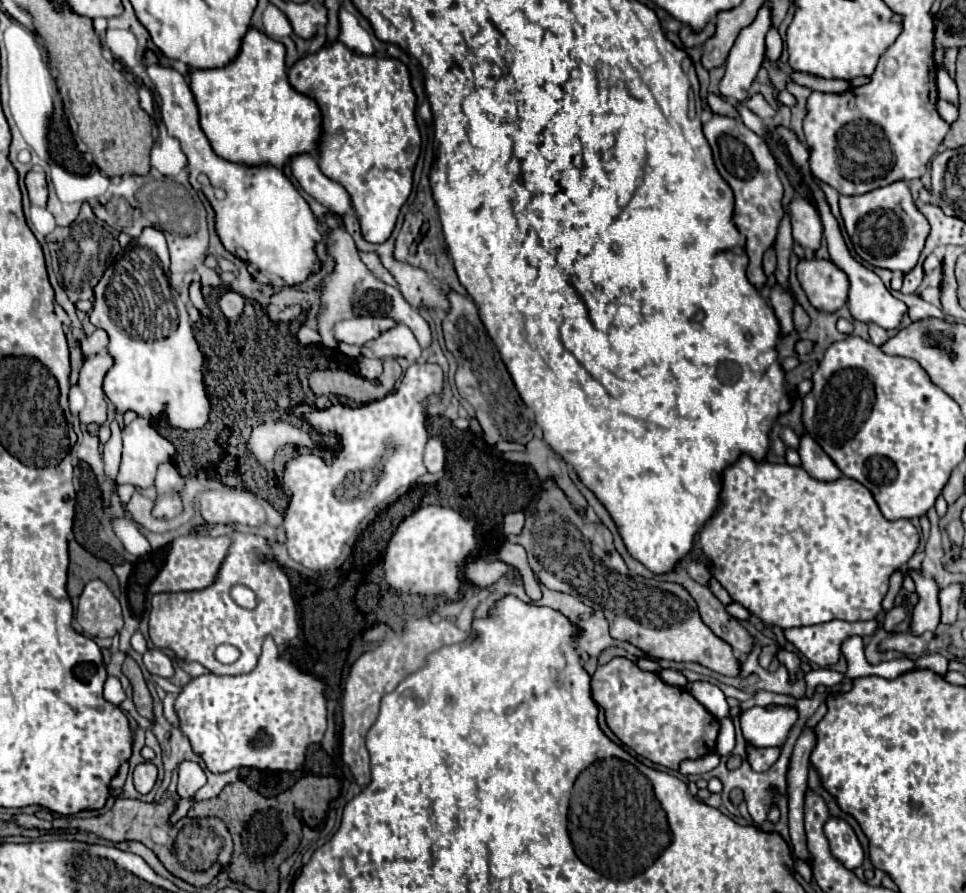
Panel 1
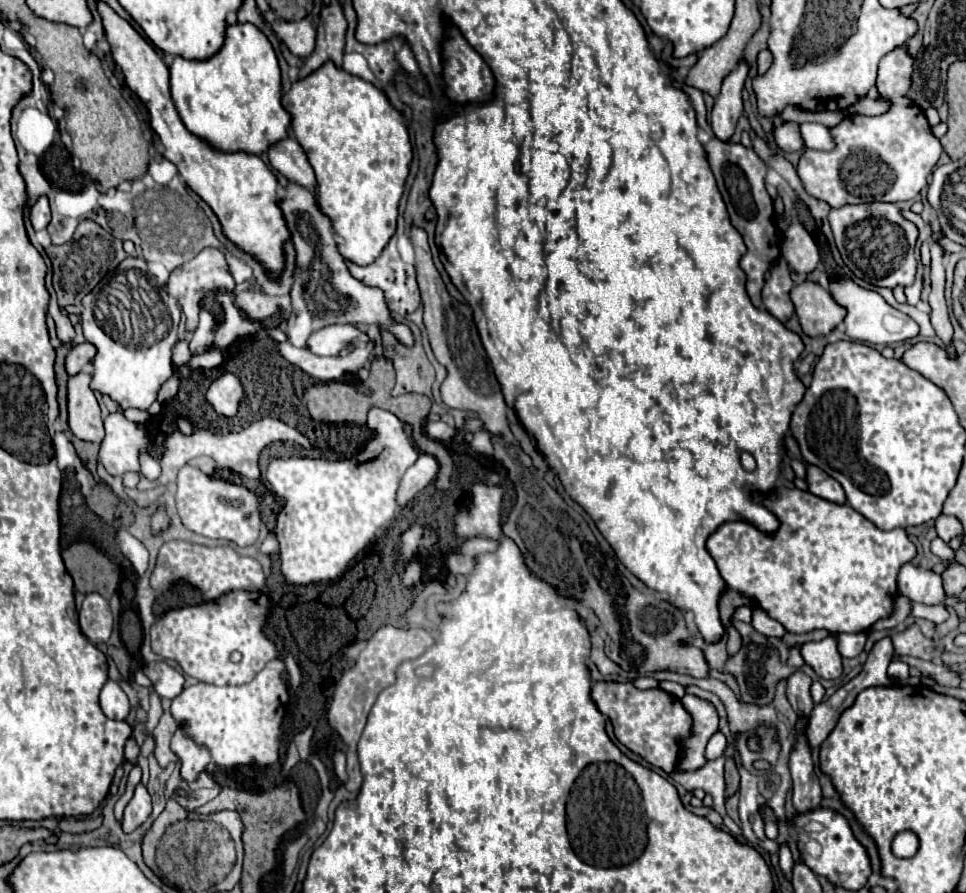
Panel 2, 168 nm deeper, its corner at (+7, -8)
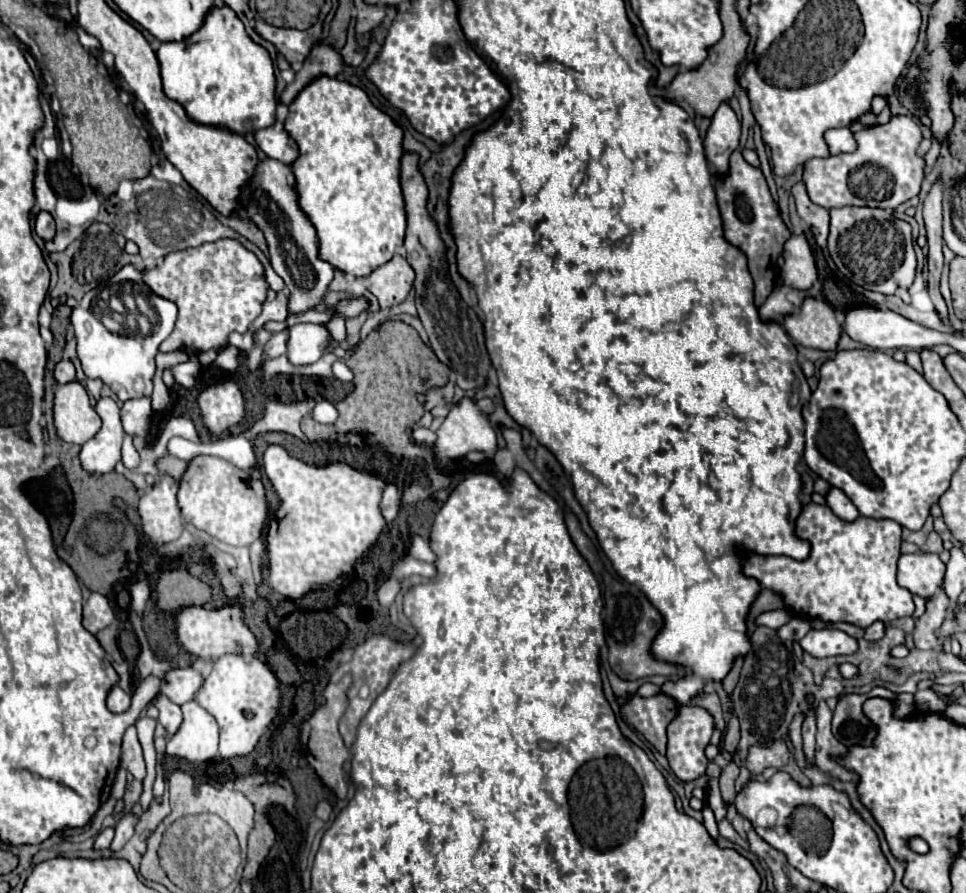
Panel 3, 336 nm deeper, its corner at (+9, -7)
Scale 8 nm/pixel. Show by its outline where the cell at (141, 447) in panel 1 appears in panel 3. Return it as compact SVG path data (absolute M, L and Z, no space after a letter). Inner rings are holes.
M101 397L95 411L99 413L103 427L93 439L89 439L89 443L81 445L79 459L83 469L91 473L109 473L121 461L121 443L125 431L119 419L119 407L113 399Z

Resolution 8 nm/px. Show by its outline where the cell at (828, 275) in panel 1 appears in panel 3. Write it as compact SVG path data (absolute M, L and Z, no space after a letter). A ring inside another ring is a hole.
M805 297L795 313L785 315L783 327L799 345L823 351L833 351L841 335L835 309L825 299L815 297Z

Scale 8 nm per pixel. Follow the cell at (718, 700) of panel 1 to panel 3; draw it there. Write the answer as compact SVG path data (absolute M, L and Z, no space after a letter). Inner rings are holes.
M681 705L677 711L677 717L669 723L669 727L667 727L667 737L669 737L667 761L673 769L673 773L681 781L695 781L705 773L709 761L703 751L713 735L713 729L715 729L715 723L713 723L711 713L707 709L695 707L695 705Z

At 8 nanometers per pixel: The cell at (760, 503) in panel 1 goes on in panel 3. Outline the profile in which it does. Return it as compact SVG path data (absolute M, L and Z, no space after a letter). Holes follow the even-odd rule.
M807 503L803 505L797 521L795 535L811 543L811 553L807 559L797 561L791 557L759 555L753 551L743 551L743 575L757 579L761 587L771 589L783 597L785 607L791 615L803 619L821 619L825 623L851 623L857 627L869 627L875 621L891 623L899 617L909 617L915 609L913 595L897 585L897 559L901 557L901 525L891 519L869 519L857 517L855 521L839 519L827 505Z

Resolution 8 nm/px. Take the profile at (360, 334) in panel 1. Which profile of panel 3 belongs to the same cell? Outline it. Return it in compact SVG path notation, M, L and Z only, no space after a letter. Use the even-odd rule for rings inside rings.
M297 323L289 327L289 349L287 357L293 365L309 365L323 357L327 345L331 343L331 333L325 325L315 323Z

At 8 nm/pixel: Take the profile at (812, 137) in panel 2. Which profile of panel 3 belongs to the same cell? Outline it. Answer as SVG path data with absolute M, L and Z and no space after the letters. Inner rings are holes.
M845 127L825 131L825 143L827 143L831 155L847 153L847 151L853 151L853 147L855 147L853 133L851 133L851 129L845 129Z

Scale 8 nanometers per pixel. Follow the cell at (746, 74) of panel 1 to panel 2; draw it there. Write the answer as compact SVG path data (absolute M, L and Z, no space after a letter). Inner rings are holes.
M739 64L723 82L721 94L715 98L713 114L711 114L711 128L715 138L729 142L731 136L735 134L737 120L743 112L743 100L741 100L741 90L743 82L747 78L747 64Z

